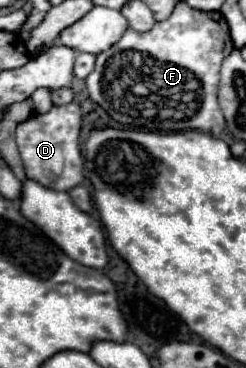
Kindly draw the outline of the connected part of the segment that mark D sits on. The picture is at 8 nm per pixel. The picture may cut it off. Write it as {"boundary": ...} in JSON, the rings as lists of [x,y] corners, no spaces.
{"boundary":[[[78,103],[52,107],[44,115],[32,115],[30,119],[18,123],[16,143],[18,143],[20,157],[24,161],[26,175],[58,191],[70,191],[72,187],[80,185],[84,181],[84,159],[80,153],[80,127],[82,127],[82,109]]]}

